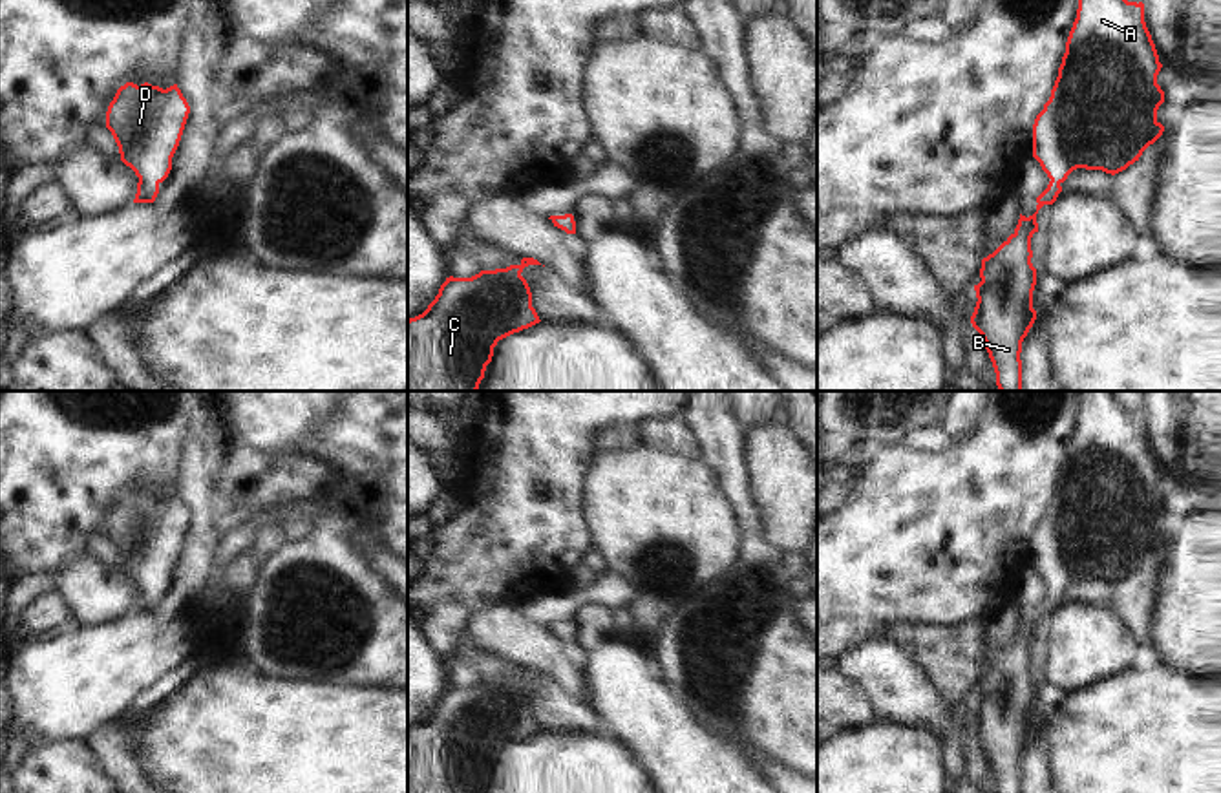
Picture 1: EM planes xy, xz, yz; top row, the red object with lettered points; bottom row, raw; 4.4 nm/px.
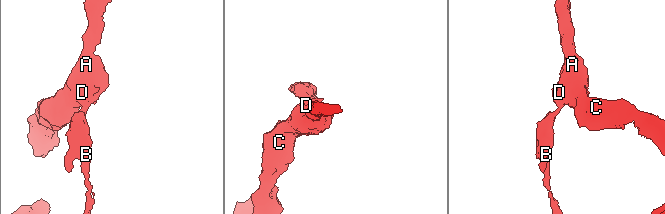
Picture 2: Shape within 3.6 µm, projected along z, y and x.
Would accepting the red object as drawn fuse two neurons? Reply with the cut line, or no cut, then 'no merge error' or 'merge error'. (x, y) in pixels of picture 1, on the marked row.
no cut; no merge error

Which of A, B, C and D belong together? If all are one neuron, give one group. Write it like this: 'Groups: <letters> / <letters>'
Groups: A B C D.

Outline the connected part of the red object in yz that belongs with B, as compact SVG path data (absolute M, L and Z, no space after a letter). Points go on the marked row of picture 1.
M1078 0L1077 18L1075 18L1075 22L1073 22L1073 27L1071 27L1069 37L1067 37L1067 42L1066 42L1066 53L1064 53L1064 57L1062 57L1062 64L1060 64L1060 68L1058 68L1058 77L1056 77L1055 86L1053 86L1053 90L1051 90L1051 97L1049 97L1049 100L1044 104L1044 110L1036 115L1035 124L1033 124L1033 157L1040 163L1042 170L1047 174L1047 177L1049 177L1051 181L1049 181L1047 188L1036 197L1036 203L1038 203L1038 205L1036 205L1036 212L1035 212L1033 216L1029 216L1029 217L1025 217L1025 216L1020 214L1020 219L1018 219L1018 225L1016 225L1014 232L1013 232L993 254L989 254L987 258L982 259L982 269L980 269L980 278L982 278L982 281L980 281L978 285L974 285L978 301L976 301L974 312L972 312L972 316L971 316L971 323L972 323L972 327L982 334L982 338L983 338L983 342L985 342L985 349L987 349L989 358L991 358L991 362L993 362L993 367L994 367L994 373L996 373L996 386L998 386L1000 391L1022 391L1022 360L1020 360L1022 342L1024 342L1024 338L1027 336L1029 329L1033 327L1033 323L1035 323L1035 320L1036 320L1036 311L1033 309L1033 291L1035 291L1035 285L1036 285L1036 269L1035 269L1033 263L1031 263L1031 258L1033 258L1031 238L1033 238L1035 232L1038 232L1036 214L1038 214L1038 210L1040 210L1044 205L1053 205L1053 203L1056 201L1058 194L1062 192L1062 186L1060 186L1060 185L1067 179L1067 175L1069 175L1073 170L1077 170L1077 168L1102 170L1102 172L1106 172L1106 174L1115 175L1115 174L1126 170L1126 168L1128 168L1130 164L1133 164L1135 161L1139 161L1139 157L1142 155L1142 152L1163 135L1164 126L1157 121L1157 110L1159 110L1159 106L1164 102L1164 91L1163 91L1161 86L1157 84L1157 75L1159 75L1161 68L1163 68L1163 64L1159 62L1159 55L1157 55L1157 49L1155 49L1155 44L1153 44L1152 35L1150 35L1150 31L1148 31L1148 27L1146 27L1146 22L1144 22L1144 4L1142 4L1142 2L1137 4L1137 2L1128 2L1128 0Z

